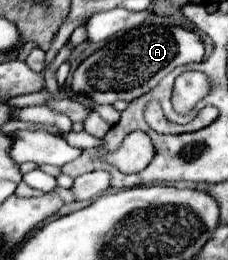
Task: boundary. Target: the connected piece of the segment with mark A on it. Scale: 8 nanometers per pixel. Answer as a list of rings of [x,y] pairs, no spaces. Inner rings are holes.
[[[145,24],[123,34],[121,38],[107,42],[103,48],[87,56],[73,72],[71,90],[91,98],[97,104],[113,104],[115,100],[131,102],[131,98],[137,98],[139,94],[145,94],[155,84],[159,84],[159,80],[175,66],[201,62],[203,56],[205,46],[197,32],[181,26],[165,28]]]

